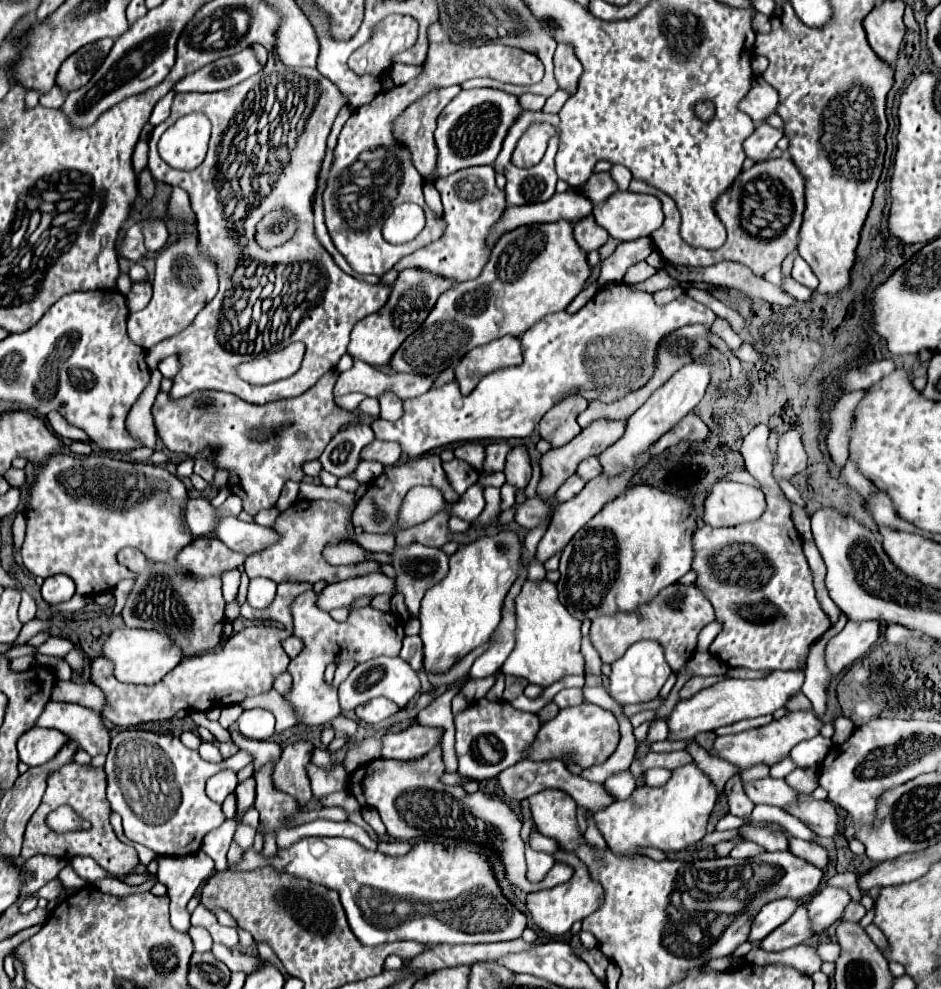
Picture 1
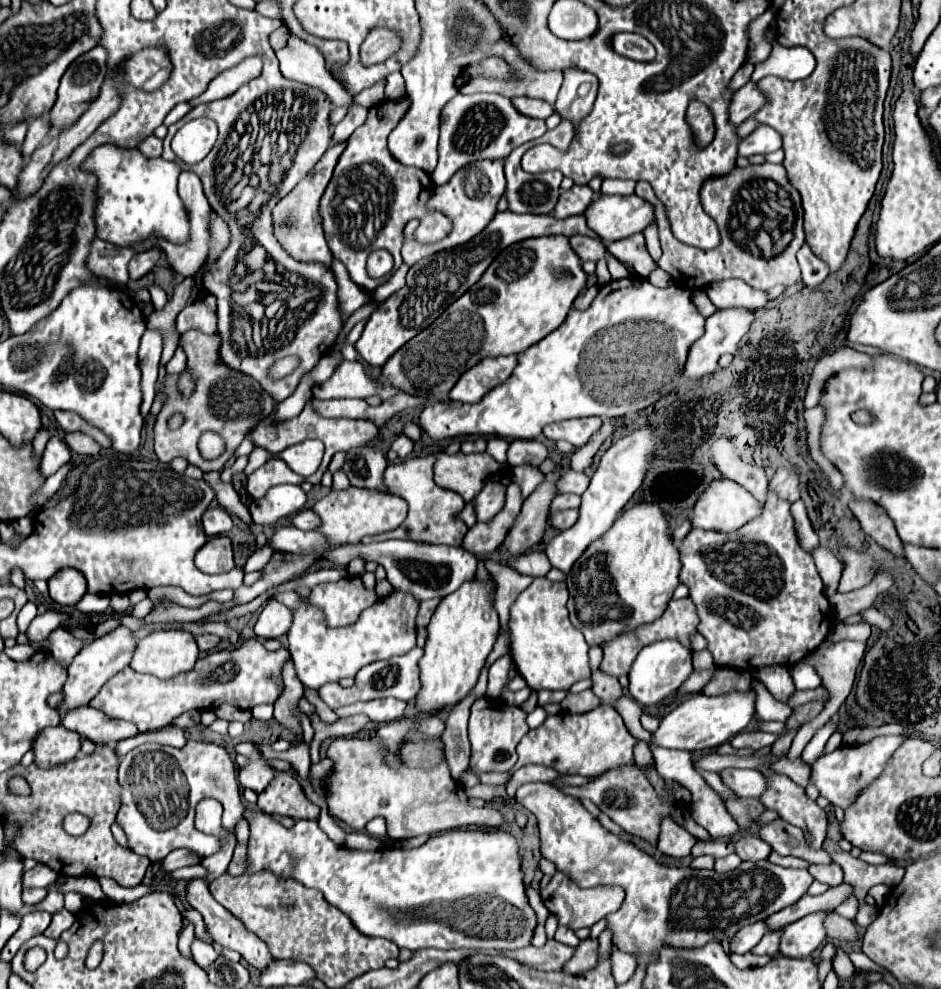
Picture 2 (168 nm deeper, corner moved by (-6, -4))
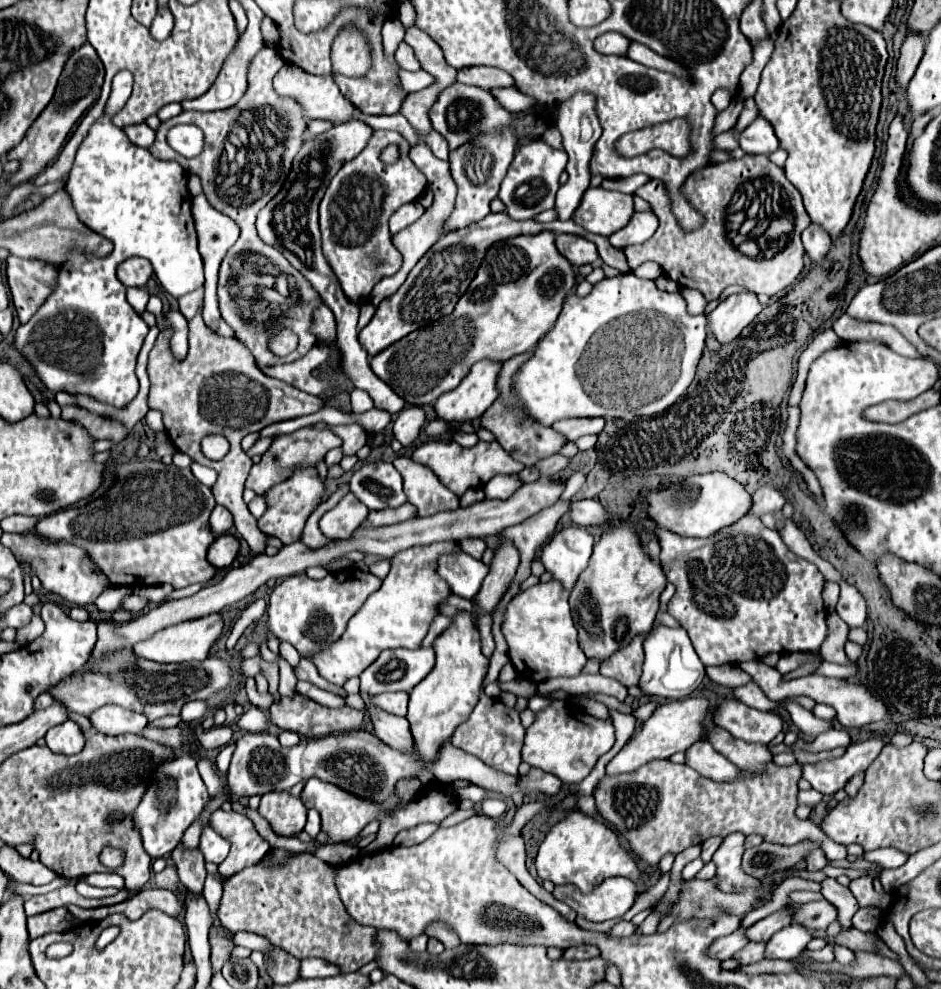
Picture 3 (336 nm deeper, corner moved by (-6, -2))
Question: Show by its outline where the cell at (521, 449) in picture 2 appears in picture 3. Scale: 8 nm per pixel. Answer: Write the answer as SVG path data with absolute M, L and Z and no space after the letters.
M534 351L522 353L522 355L516 355L514 359L508 359L506 363L502 363L502 369L500 369L500 375L498 375L498 399L480 417L480 425L484 429L492 431L494 437L496 437L496 441L506 449L506 453L512 455L516 461L524 463L526 467L532 467L538 461L542 461L542 459L558 453L568 443L568 439L562 433L554 431L552 427L540 425L538 421L534 421L532 417L528 417L526 411L518 405L518 397L514 395L514 379L512 377L522 367L522 363L526 363L532 357L532 353Z

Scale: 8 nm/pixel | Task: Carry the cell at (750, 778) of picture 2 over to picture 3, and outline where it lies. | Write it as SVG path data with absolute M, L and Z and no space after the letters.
M704 739L686 749L684 763L712 781L734 781L738 777L738 767L714 751L714 747Z

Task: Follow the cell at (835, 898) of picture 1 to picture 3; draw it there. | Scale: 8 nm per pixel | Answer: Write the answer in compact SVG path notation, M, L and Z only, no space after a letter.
M792 923L772 935L772 941L766 943L764 957L766 959L798 959L810 941L810 933L806 927Z

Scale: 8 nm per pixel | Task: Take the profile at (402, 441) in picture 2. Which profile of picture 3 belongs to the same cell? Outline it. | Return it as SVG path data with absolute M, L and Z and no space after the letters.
M404 407L394 421L394 437L408 447L426 425L426 413L422 407Z

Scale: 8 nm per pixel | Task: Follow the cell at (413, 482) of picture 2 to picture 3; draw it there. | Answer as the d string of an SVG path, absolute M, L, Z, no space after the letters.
M398 457L394 467L404 479L404 491L408 501L416 505L418 517L434 515L438 511L454 511L458 507L458 497L444 487L426 465L414 463L408 457Z

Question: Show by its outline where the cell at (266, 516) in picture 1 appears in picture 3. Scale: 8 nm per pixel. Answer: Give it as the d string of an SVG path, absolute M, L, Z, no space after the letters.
M348 491L334 509L324 513L320 519L320 529L330 539L348 539L352 531L364 523L368 511L370 509L360 503L352 491Z

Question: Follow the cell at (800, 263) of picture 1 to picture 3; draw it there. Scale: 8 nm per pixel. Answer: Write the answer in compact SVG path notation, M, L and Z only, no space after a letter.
M810 223L802 231L802 243L804 243L804 249L810 255L812 263L820 263L826 257L826 251L830 249L832 239L826 231L822 231L822 227L818 223Z

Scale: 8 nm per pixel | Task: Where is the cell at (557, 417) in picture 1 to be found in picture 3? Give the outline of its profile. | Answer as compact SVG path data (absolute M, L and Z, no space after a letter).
M596 417L596 419L560 419L552 425L556 431L562 431L568 441L576 441L582 435L590 435L590 433L600 433L604 429L604 419Z

